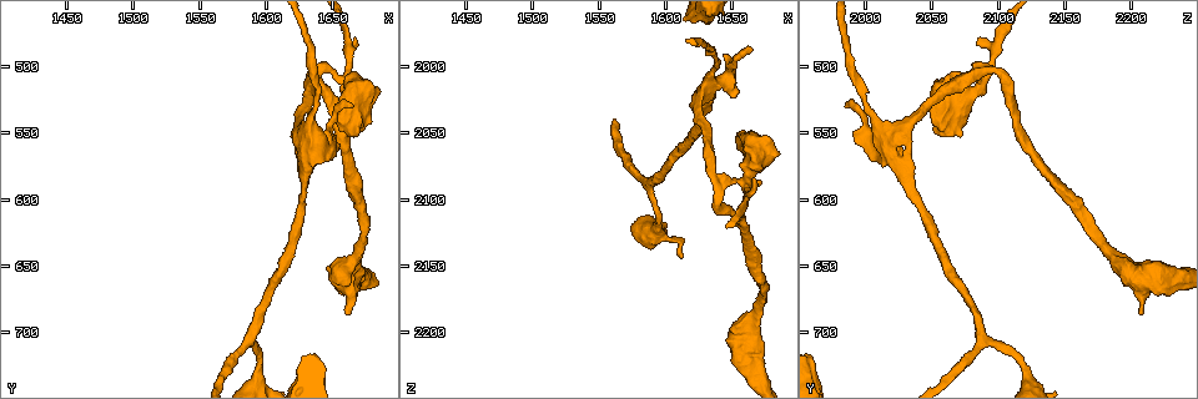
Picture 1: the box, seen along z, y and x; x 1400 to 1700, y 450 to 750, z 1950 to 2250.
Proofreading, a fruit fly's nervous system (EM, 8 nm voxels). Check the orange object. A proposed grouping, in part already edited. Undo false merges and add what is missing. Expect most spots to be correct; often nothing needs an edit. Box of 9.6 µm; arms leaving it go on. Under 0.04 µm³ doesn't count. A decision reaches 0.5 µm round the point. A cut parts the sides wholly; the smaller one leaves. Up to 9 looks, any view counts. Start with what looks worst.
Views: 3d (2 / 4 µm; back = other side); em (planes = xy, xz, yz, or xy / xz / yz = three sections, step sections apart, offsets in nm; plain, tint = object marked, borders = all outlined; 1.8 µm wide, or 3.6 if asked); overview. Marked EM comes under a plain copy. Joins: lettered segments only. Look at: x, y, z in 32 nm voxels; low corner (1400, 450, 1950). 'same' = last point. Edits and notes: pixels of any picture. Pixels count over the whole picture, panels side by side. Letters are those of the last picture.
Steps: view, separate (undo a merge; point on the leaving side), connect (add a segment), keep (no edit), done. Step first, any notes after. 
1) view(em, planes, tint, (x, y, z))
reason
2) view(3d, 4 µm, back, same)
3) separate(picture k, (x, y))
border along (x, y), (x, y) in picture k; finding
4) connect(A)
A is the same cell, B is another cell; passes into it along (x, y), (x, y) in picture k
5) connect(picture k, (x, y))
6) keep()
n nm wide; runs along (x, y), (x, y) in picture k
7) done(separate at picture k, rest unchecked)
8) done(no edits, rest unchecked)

view(em, xy, step 8, borders, (1628, 556, 2020))
calibre changes

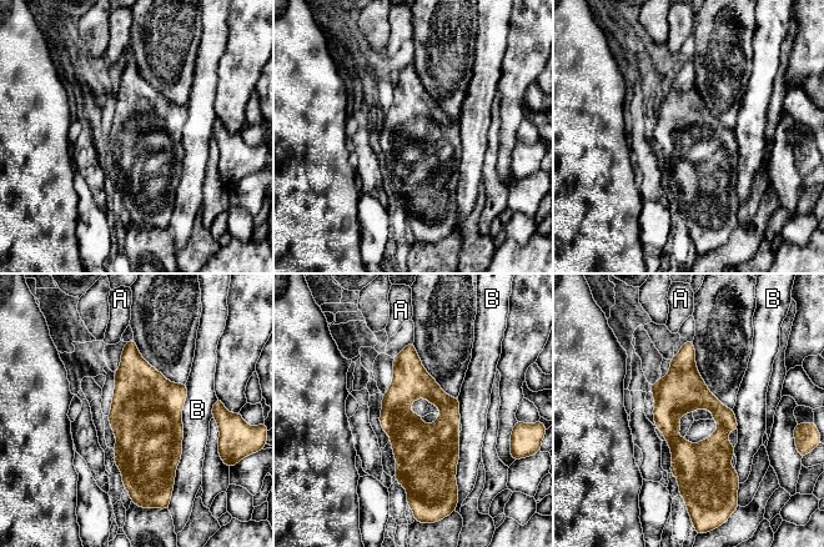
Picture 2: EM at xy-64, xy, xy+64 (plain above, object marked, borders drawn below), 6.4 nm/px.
keep()
B touches over 700 nm; A and B are other cells; border along (186, 384), (182, 453), (171, 491) in picture 2; one neuron here

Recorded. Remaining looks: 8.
view(3d, 2 µm, (1666, 530, 1988))
branch stops here

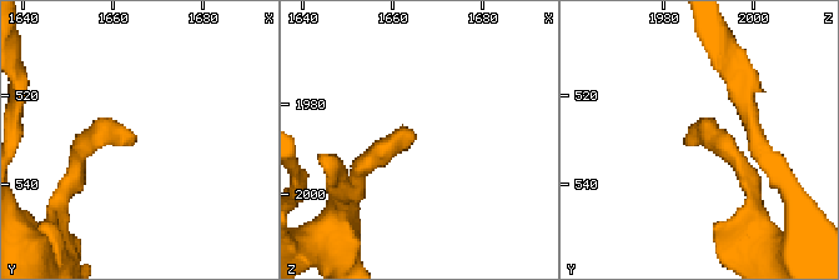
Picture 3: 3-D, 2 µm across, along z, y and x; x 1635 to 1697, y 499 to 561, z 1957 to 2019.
view(em, planes, borders, (1665, 530, 1986))

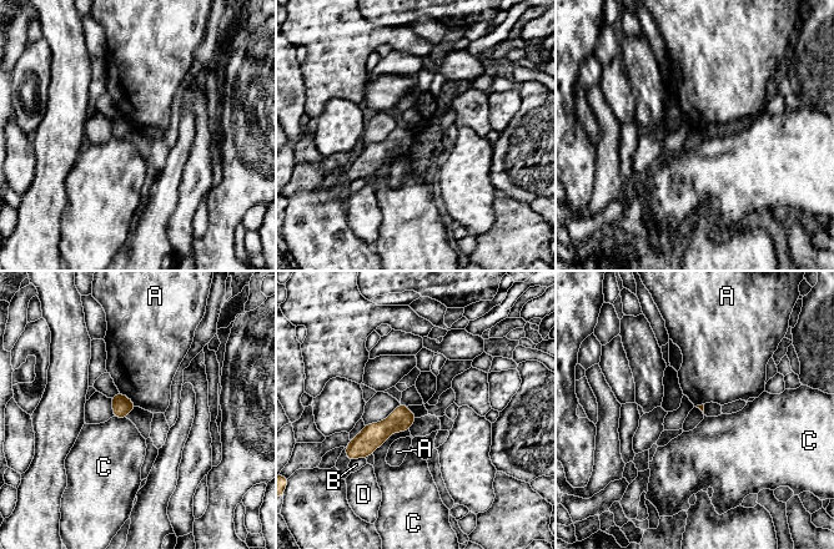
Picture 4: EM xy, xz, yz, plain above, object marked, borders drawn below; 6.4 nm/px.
keep()
A, B, C and D are other cells; none of them fits

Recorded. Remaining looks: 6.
view(3d, 2 µm, (1646, 500, 2086))
a fork

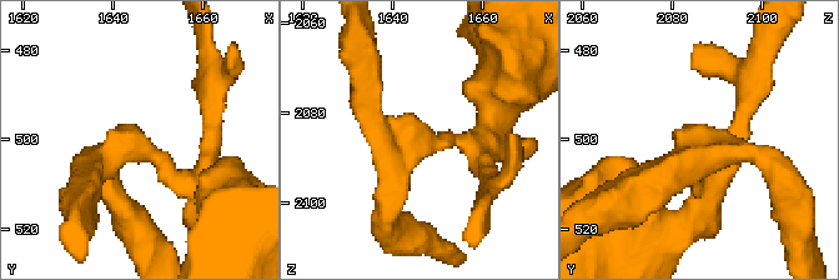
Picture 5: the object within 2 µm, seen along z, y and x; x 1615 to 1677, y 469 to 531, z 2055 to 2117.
view(em, planes, tint, (1645, 502, 2086))
3 arms; arms of 200, 220, 240 nm

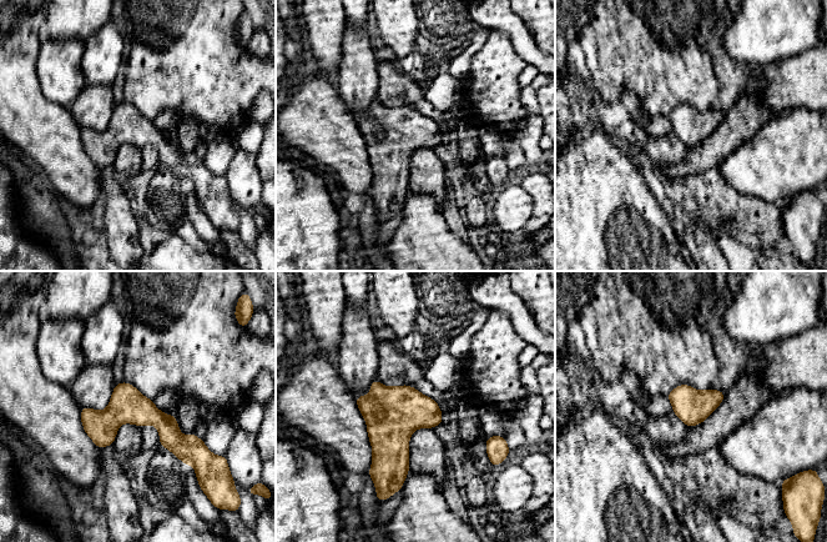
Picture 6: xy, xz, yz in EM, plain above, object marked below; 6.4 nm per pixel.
view(em, planes, borders, same)

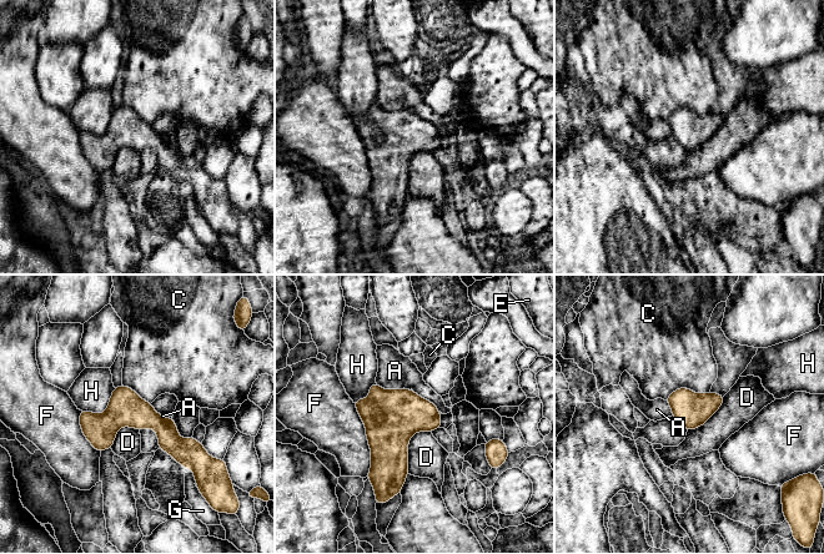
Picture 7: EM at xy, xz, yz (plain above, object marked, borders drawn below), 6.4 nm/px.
keep()
A, C, D, E, F, G and H are other cells; runs along (83, 414), (151, 418), (199, 453) in picture 7; all the same neuron

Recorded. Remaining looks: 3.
view(em, xy, step 16, tint, (1662, 688, 2206))
stops while still wide

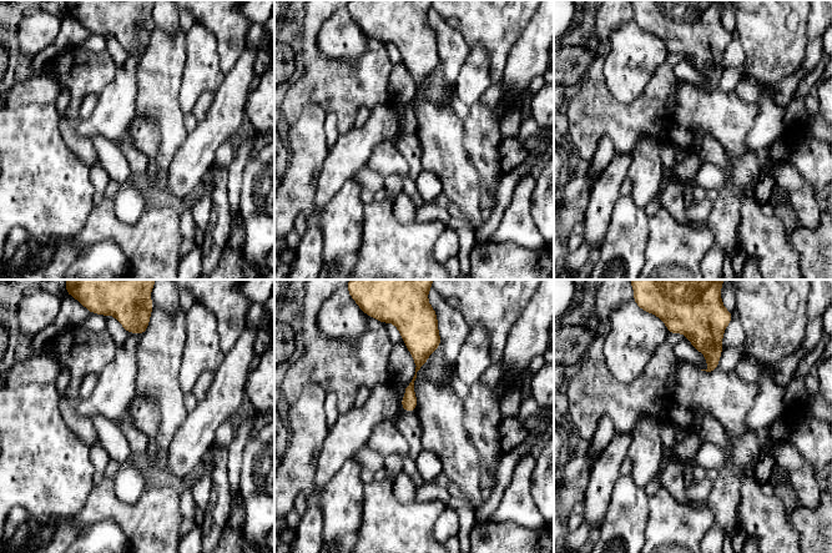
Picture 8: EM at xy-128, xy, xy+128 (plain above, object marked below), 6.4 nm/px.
view(em, planes, borders, same)
another direction

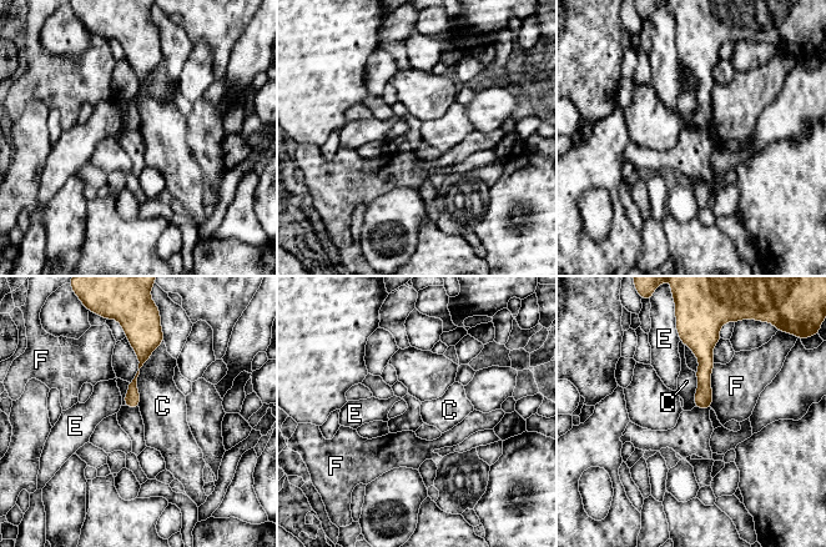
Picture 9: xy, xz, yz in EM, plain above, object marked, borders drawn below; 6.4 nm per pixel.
keep()
C touches over 460 nm; C, E and F are other cells; none of them fits

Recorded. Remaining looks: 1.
done(no edits, rest unchecked)

